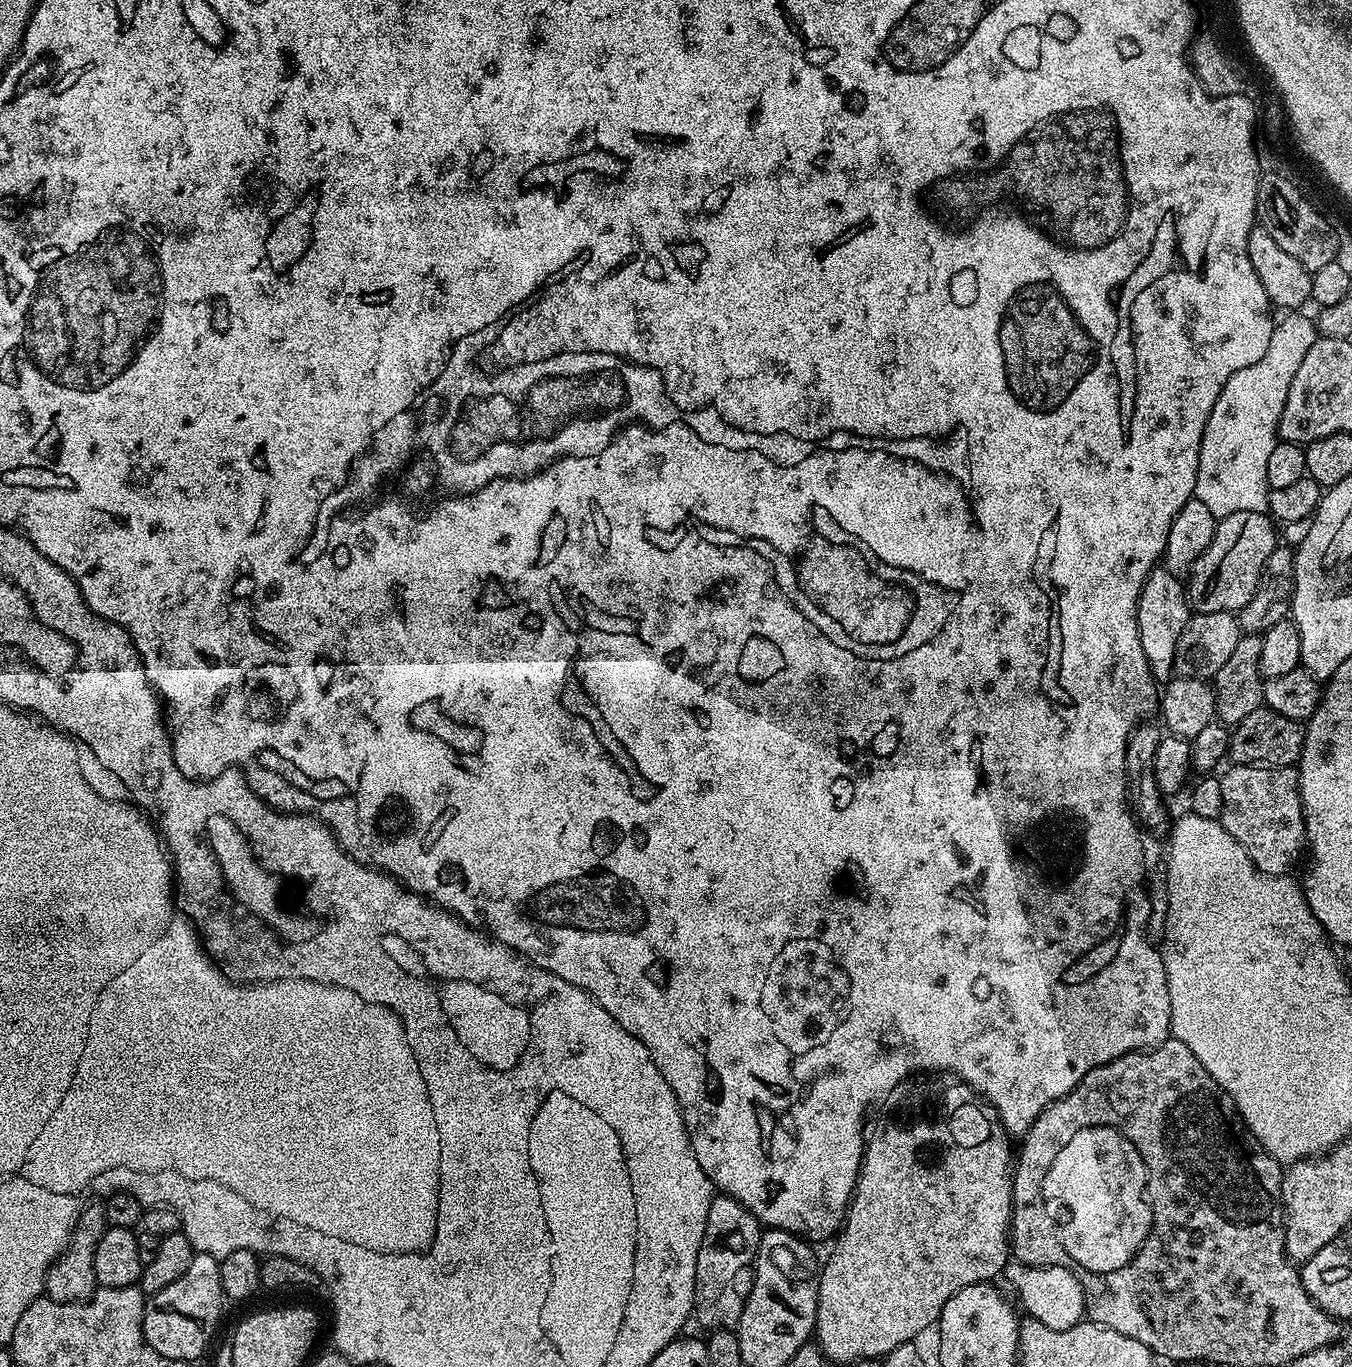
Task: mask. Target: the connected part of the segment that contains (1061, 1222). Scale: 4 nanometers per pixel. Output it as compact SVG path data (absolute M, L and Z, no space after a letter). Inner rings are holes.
M1081 1130L1078 1134L1078 1144L1079 1148L1081 1146L1080 1153L1078 1153L1078 1148L1075 1156L1077 1155L1076 1160L1080 1163L1080 1176L1084 1179L1086 1187L1100 1192L1096 1196L1096 1200L1100 1204L1072 1204L1072 1159L1075 1156L1074 1148L1066 1148L1060 1154L1060 1158L1056 1160L1052 1172L1046 1180L1046 1204L1050 1210L1050 1218L1052 1218L1050 1238L1058 1238L1058 1245L1062 1249L1063 1255L1067 1259L1069 1256L1073 1260L1071 1263L1077 1268L1096 1272L1116 1270L1132 1260L1132 1256L1138 1252L1138 1244L1148 1228L1148 1216L1150 1216L1148 1214L1148 1196L1142 1194L1142 1190L1146 1186L1146 1176L1144 1176L1142 1166L1146 1166L1146 1161L1142 1160L1142 1156L1136 1156L1134 1148L1128 1142L1124 1142L1120 1136L1116 1136L1114 1132L1108 1132L1108 1130ZM1103 1156L1112 1160L1114 1167L1124 1167L1125 1172L1100 1172L1100 1159Z

